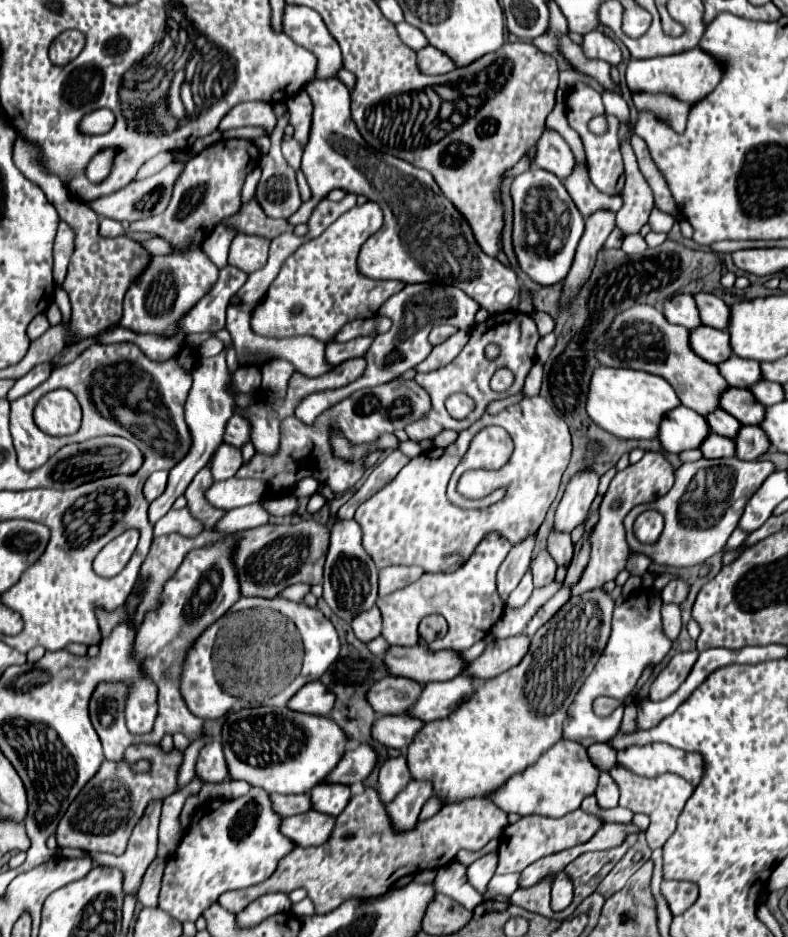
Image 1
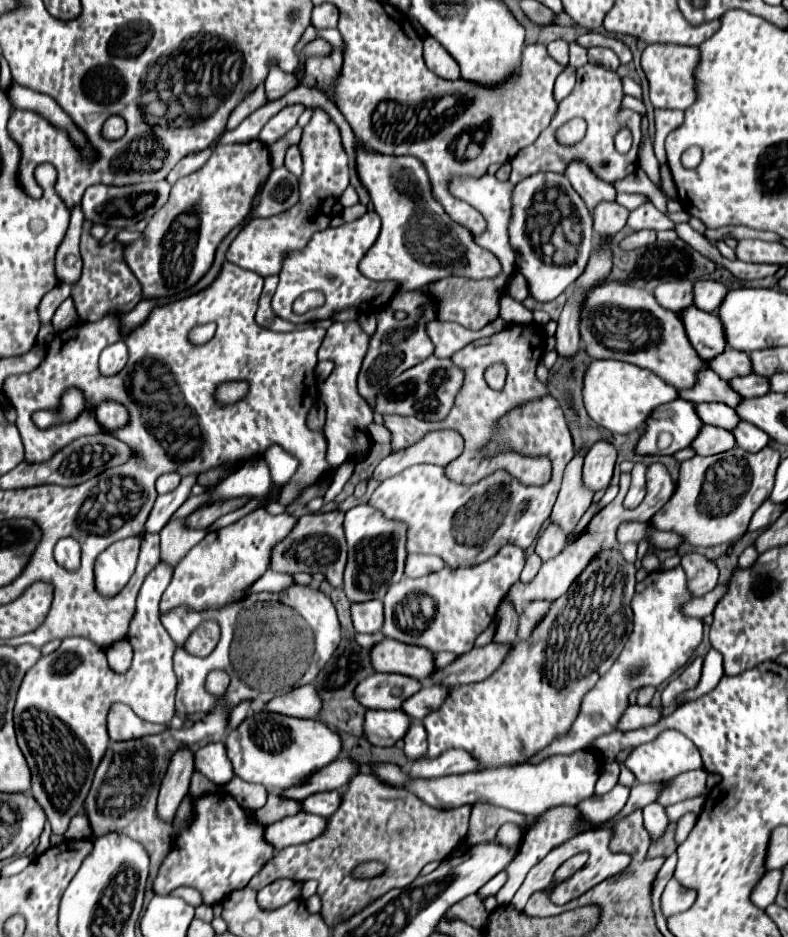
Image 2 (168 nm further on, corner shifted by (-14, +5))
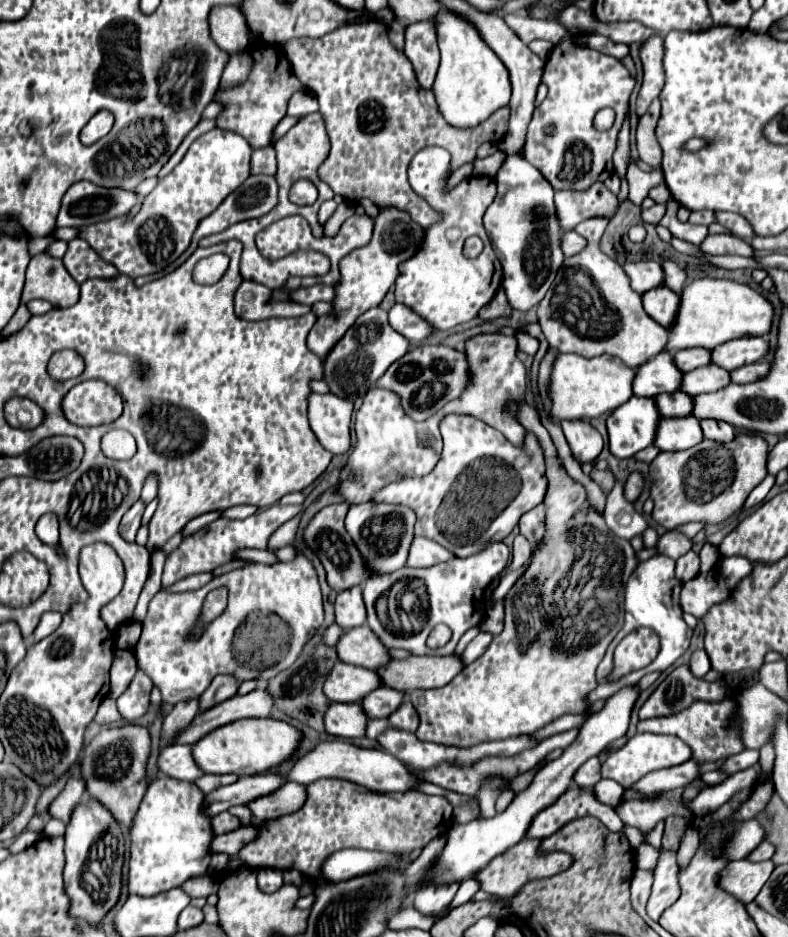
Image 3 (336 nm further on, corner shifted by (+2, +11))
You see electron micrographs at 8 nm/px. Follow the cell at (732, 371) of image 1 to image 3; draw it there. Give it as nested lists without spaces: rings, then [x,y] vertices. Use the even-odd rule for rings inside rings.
[[[692,347],[692,349],[682,349],[674,355],[674,361],[678,365],[678,369],[682,371],[692,371],[692,369],[698,369],[702,365],[708,365],[712,363],[712,351],[710,349],[704,349],[704,347]]]

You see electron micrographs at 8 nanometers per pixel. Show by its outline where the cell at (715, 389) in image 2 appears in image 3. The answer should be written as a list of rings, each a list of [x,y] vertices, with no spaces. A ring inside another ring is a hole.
[[[668,351],[658,353],[648,365],[640,365],[634,381],[634,393],[640,397],[658,397],[662,393],[676,393],[682,387],[684,373],[676,367]]]

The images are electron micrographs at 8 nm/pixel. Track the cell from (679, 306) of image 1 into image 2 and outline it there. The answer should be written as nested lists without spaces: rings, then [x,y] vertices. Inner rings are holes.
[[[672,281],[662,283],[660,287],[656,287],[654,297],[662,307],[666,307],[670,311],[676,311],[676,313],[694,305],[692,283],[672,283]]]

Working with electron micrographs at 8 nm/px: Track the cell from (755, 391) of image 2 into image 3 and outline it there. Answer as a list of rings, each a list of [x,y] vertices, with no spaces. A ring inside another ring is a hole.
[[[706,365],[700,369],[694,369],[690,373],[684,373],[684,393],[688,395],[700,395],[700,393],[712,393],[718,389],[724,389],[730,385],[730,373],[726,369],[720,369],[718,365]]]

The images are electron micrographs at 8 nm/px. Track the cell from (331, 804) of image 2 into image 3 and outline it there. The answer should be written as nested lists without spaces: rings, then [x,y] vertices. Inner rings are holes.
[[[288,783],[276,789],[276,793],[270,793],[268,797],[258,797],[256,801],[250,801],[248,807],[252,811],[254,819],[276,819],[288,813],[294,813],[304,805],[308,799],[306,787],[300,783]]]

